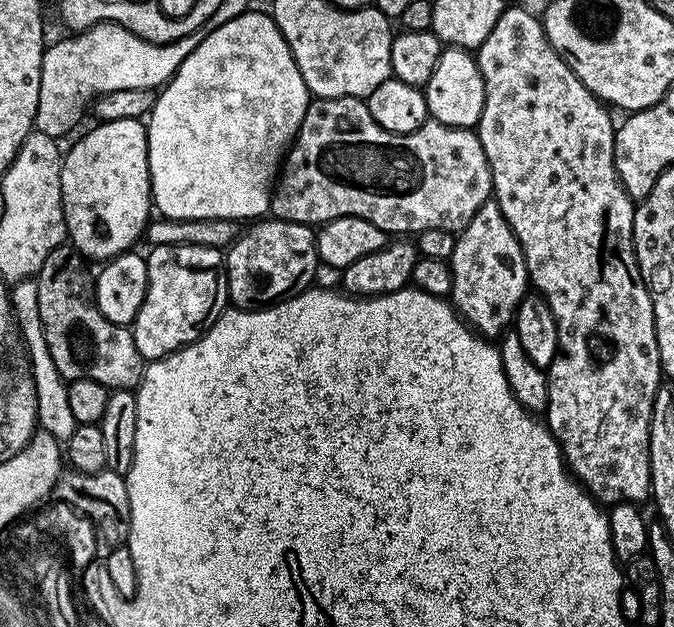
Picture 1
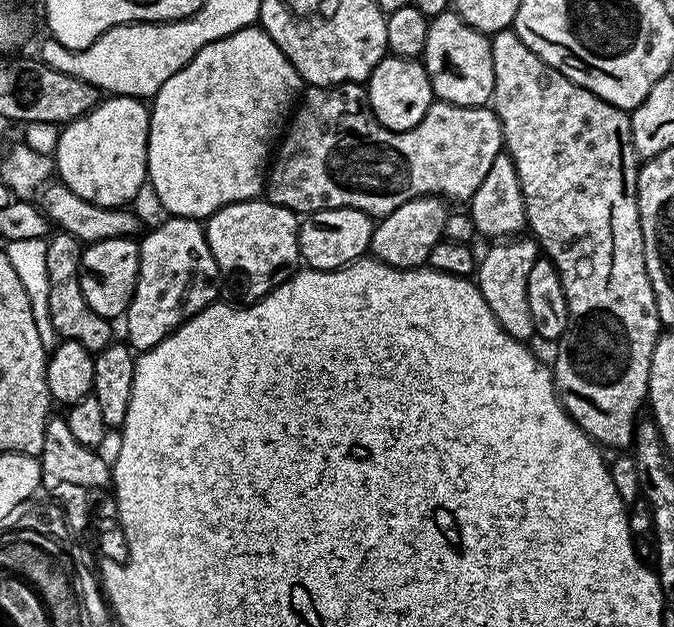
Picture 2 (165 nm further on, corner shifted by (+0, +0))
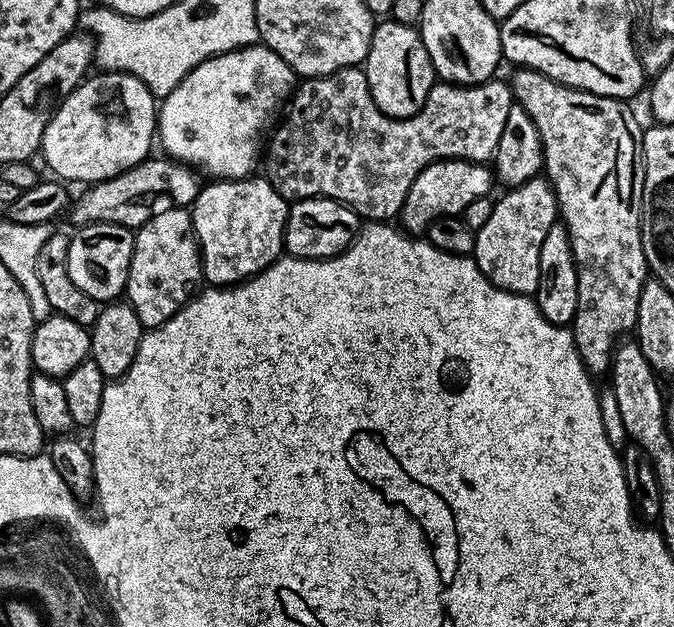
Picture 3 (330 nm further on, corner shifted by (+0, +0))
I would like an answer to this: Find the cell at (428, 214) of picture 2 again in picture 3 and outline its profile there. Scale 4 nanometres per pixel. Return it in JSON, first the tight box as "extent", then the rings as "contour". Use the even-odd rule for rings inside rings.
{"extent":[398,160,494,234],"contour":[[[439,160],[422,170],[418,178],[414,178],[414,186],[406,194],[406,202],[398,217],[403,231],[409,234],[423,233],[434,222],[443,216],[459,216],[474,202],[474,198],[482,198],[493,190],[494,172],[487,163],[475,160]]]}

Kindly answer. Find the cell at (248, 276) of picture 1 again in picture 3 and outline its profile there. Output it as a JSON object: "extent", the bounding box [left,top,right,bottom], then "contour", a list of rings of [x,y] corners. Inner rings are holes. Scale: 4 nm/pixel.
{"extent":[191,178,289,286],"contour":[[[245,178],[242,180],[217,180],[205,183],[196,201],[191,206],[192,231],[200,245],[202,276],[212,286],[235,286],[251,280],[262,270],[266,270],[284,252],[284,227],[288,217],[289,201],[284,200],[274,190],[267,178]]]}

